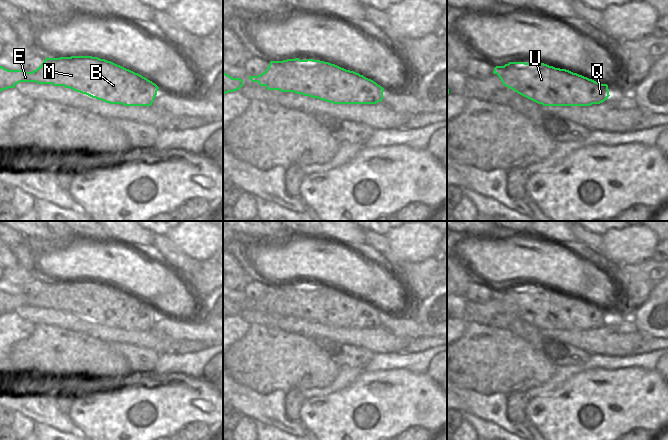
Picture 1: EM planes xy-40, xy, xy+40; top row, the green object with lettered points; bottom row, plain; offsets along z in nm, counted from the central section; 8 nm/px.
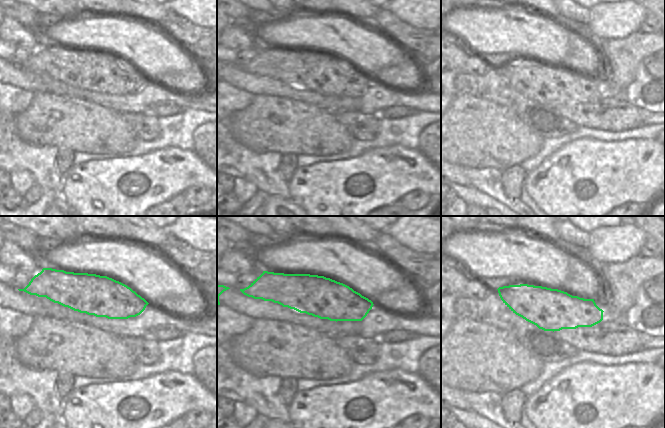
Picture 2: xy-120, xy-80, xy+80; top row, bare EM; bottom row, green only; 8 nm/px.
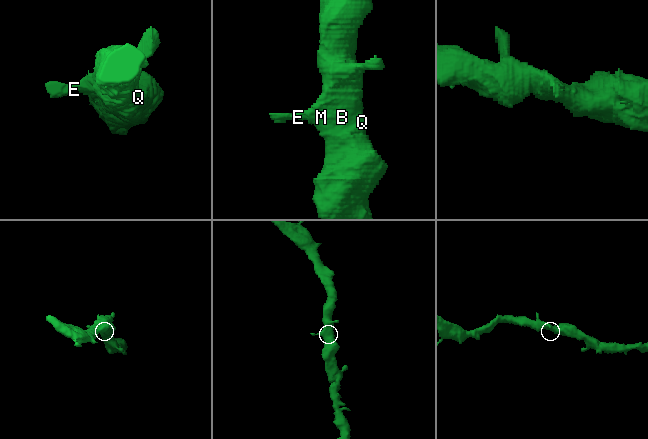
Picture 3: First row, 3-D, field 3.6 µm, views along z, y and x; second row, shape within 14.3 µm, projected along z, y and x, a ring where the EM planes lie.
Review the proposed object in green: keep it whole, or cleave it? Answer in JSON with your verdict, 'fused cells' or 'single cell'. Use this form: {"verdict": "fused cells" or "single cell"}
{"verdict": "single cell"}

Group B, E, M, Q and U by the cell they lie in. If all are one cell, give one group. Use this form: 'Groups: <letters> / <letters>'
Groups: B E M Q U

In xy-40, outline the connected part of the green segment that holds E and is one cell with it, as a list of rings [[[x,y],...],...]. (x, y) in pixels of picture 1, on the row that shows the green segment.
[[[92,56],[46,57],[44,62],[32,72],[8,70],[0,66],[0,92],[15,88],[15,85],[20,82],[64,86],[106,103],[124,106],[151,106],[159,89],[155,83],[138,73],[111,61]]]

